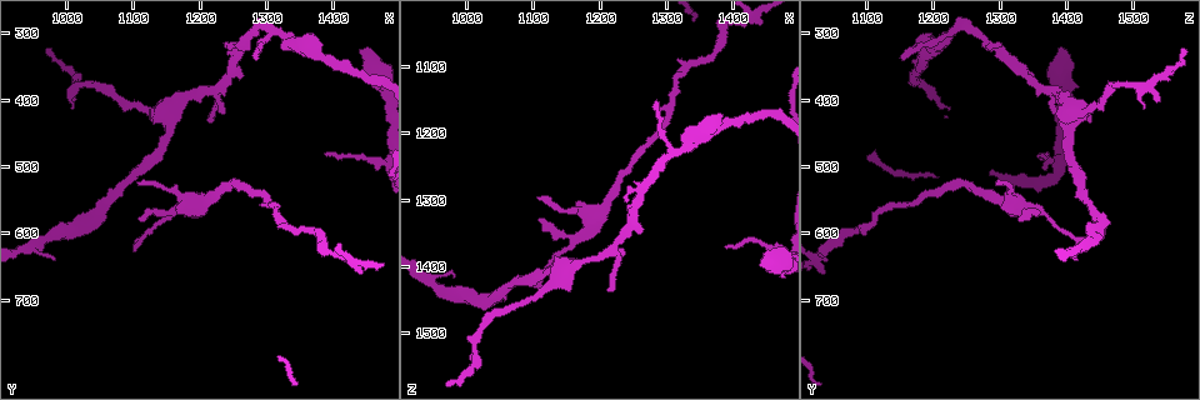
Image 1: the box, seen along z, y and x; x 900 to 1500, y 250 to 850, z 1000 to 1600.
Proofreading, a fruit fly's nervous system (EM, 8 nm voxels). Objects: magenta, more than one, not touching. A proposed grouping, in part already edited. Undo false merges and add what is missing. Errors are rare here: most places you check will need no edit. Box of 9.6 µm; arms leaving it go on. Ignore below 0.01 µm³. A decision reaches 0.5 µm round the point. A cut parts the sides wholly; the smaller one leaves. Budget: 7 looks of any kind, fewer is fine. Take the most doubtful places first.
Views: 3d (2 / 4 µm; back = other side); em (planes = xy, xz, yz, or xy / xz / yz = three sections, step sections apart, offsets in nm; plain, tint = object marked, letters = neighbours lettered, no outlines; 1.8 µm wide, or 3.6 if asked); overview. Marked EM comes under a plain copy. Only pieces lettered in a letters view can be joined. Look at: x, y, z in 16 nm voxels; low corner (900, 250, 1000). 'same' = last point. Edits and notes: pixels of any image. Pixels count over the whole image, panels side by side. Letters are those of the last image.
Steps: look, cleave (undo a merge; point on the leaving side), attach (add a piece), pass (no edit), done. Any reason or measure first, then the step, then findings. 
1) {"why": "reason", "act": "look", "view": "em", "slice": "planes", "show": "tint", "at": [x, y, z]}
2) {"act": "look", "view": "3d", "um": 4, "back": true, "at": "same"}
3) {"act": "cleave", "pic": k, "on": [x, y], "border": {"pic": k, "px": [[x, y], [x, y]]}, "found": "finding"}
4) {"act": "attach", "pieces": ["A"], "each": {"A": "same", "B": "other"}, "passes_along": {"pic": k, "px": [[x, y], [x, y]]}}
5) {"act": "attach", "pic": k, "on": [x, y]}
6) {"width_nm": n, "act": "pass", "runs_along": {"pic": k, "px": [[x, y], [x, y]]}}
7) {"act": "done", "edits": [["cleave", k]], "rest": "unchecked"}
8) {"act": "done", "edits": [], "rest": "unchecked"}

{"why": "thick end", "act": "look", "view": "3d", "um": 2, "at": [1450, 315, 1390]}

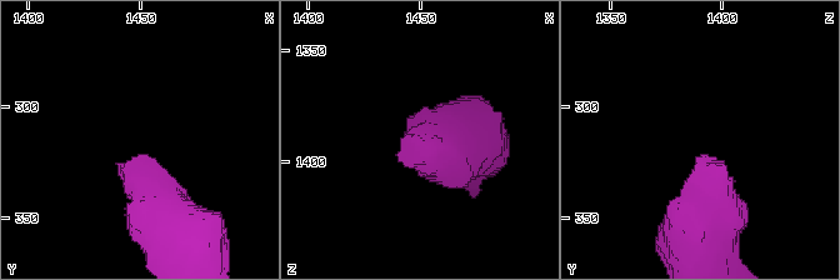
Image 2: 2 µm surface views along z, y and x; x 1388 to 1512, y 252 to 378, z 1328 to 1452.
{"why": "need the tissue", "act": "look", "view": "em", "slice": "xy", "step": 16, "show": "tint", "at": [1451, 320, 1392]}

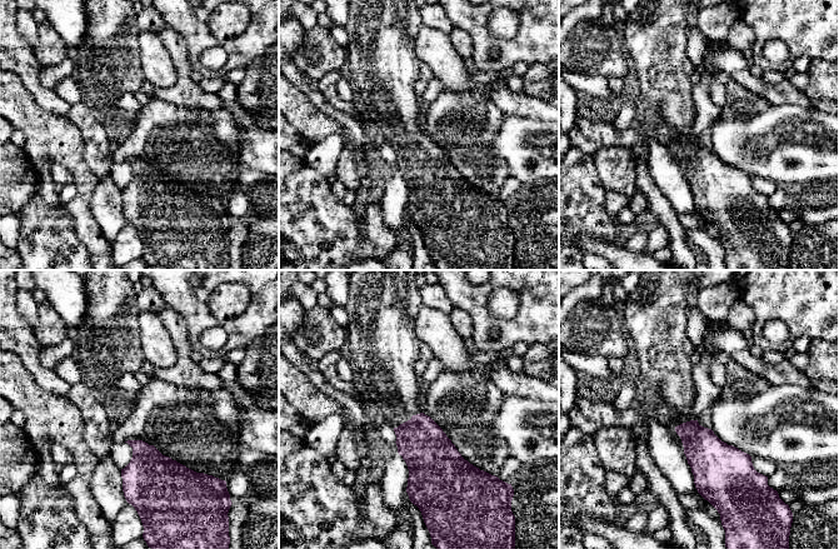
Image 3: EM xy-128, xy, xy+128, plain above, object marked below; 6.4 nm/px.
{"why": "another direction", "act": "look", "view": "em", "slice": "planes", "show": "letters", "at": "same"}

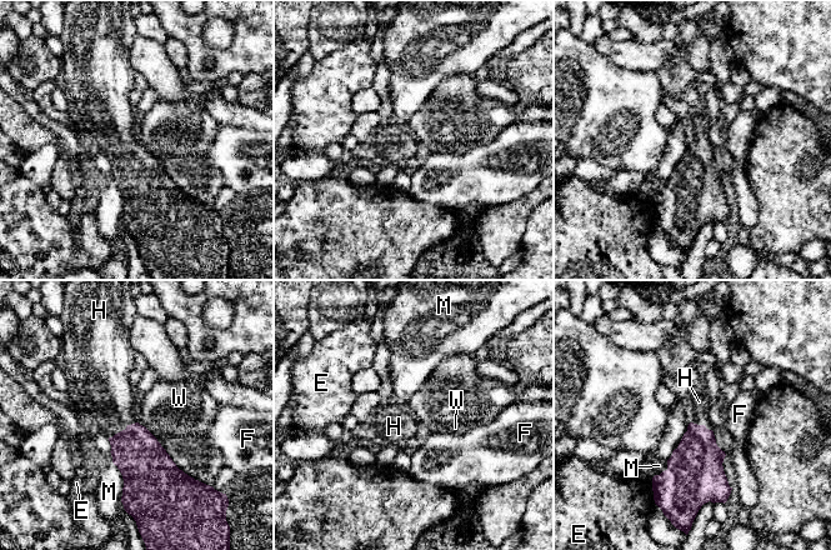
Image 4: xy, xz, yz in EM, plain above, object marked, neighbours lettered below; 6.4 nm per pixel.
{"act": "attach", "pic": 4, "on": [106, 396], "each": {"E": "other", "F": "other", "H": "same", "M": "other", "W": "other"}, "passes_along": {"pic": 4, "px": [[143, 461], [123, 430], [106, 396]]}, "found": "the cell continues"}

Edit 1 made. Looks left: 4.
{"why": "calibre changes", "act": "look", "view": "em", "um": 3.6, "slice": "planes", "show": "tint", "at": [1470, 490, 1375]}

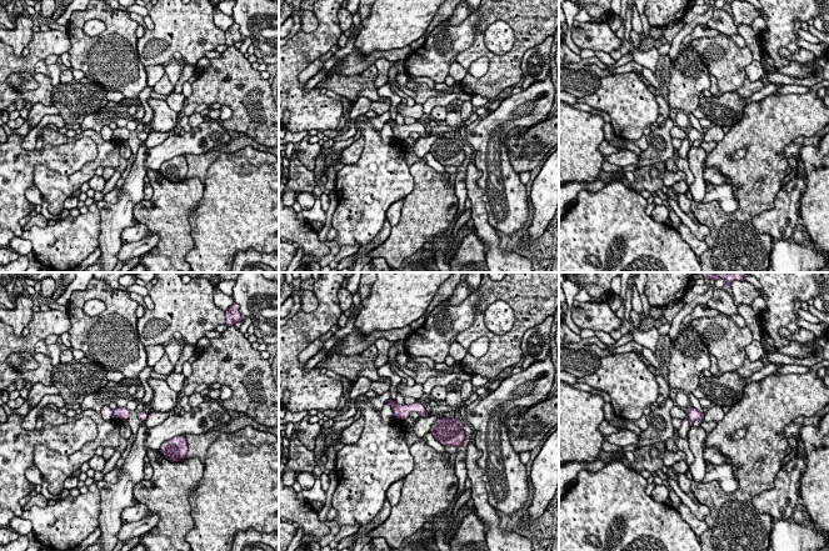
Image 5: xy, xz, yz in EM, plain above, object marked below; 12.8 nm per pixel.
{"act": "look", "view": "em", "um": 3.6, "slice": "planes", "show": "letters", "at": "same"}

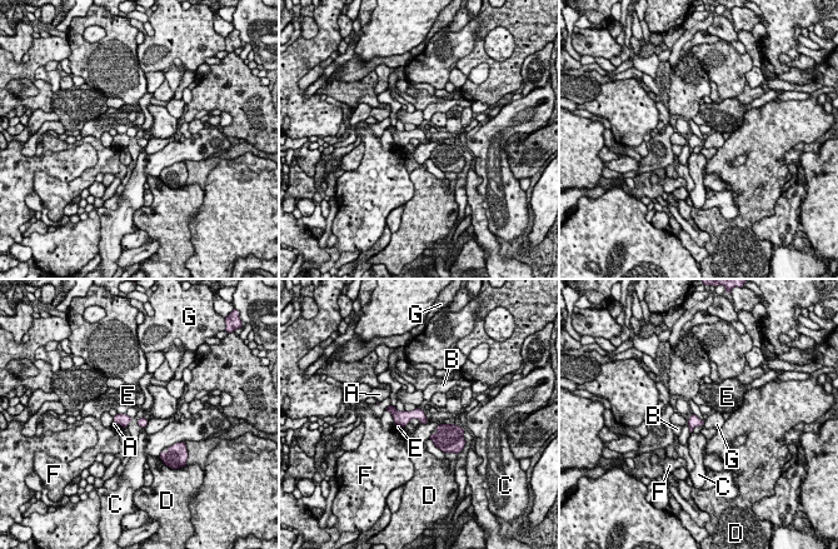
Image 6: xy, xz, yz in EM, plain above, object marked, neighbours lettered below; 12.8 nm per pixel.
{"width_nm": 120, "act": "pass", "each": {"A": "other", "B": "other", "C": "other", "D": "other", "E": "other", "F": "other", "G": "other"}, "border": {"pic": 6, "px": [[443, 423], [435, 427]]}, "found": "continuous, no second cell"}

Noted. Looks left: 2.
{"why": "an open end", "act": "look", "view": "3d", "um": 2, "at": [1105, 575, 1330]}

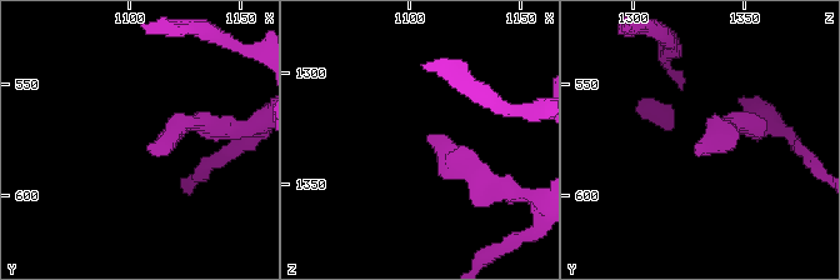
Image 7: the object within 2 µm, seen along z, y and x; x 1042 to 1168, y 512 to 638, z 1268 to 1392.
{"why": "need the tissue", "act": "look", "view": "em", "slice": "planes", "show": "letters", "at": [1109, 579, 1328]}

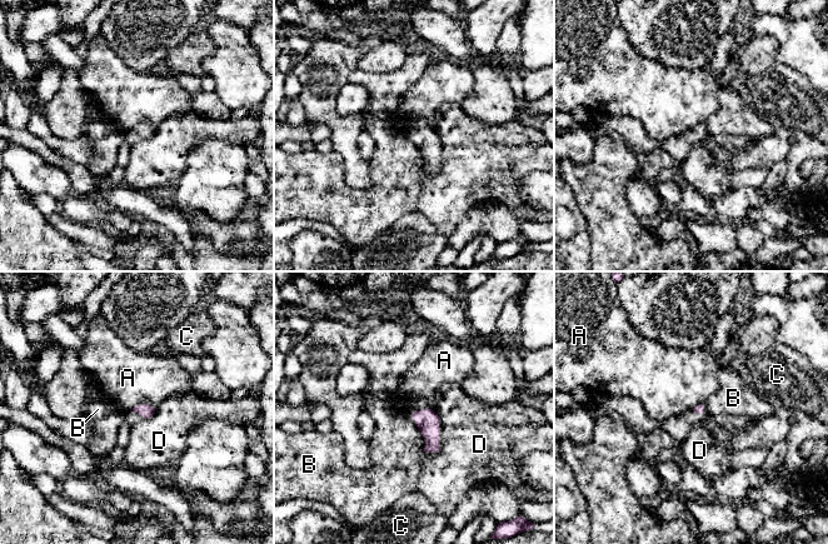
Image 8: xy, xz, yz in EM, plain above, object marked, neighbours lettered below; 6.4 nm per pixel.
{"longest_contact_nm": ["D", 300], "act": "pass", "each": {"A": "other", "B": "other", "C": "other", "D": "other"}, "border": {"pic": 8, "px": [[155, 407], [138, 404], [131, 408]]}, "found": "none of them fits"}

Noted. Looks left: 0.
{"act": "done", "edits": [["attach", 4]], "rest": "unchecked"}

